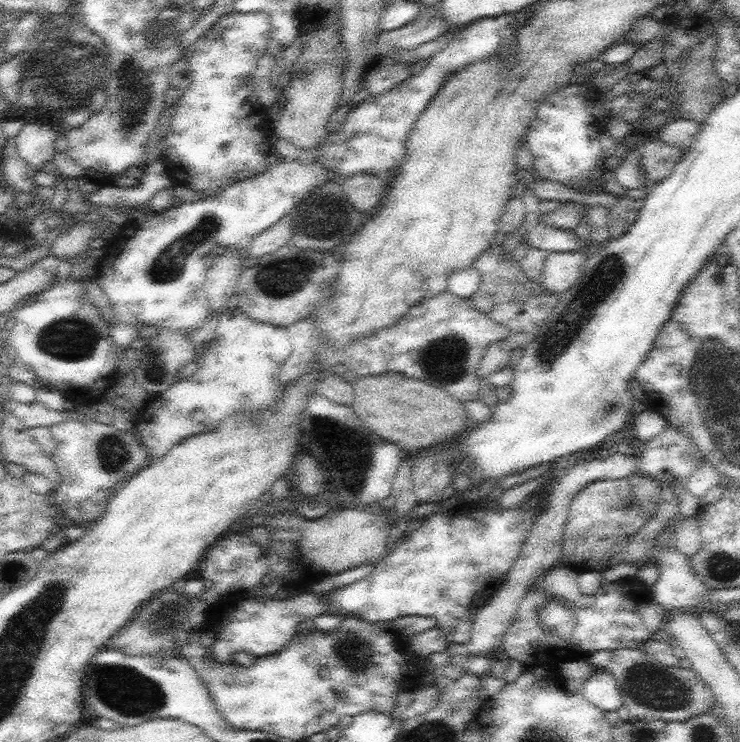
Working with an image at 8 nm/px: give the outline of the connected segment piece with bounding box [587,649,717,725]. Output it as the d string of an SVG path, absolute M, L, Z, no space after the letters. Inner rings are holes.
M617 649L599 651L592 654L588 662L595 667L608 671L616 679L624 697L624 706L630 716L645 725L656 720L682 722L690 718L710 714L714 702L717 701L713 690L705 684L700 675L688 668L666 666L652 658L643 649Z

